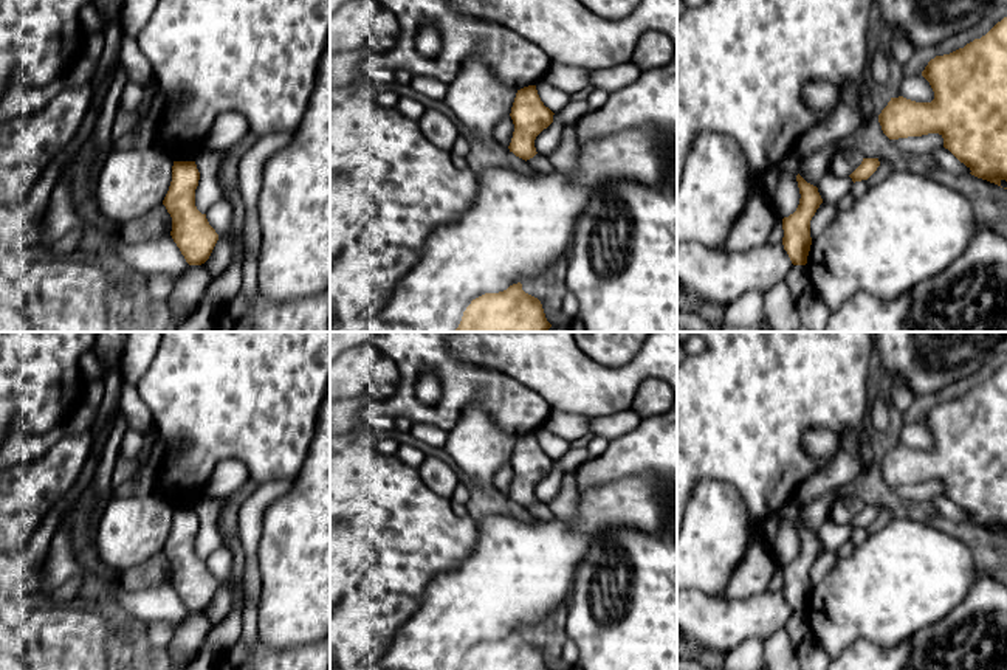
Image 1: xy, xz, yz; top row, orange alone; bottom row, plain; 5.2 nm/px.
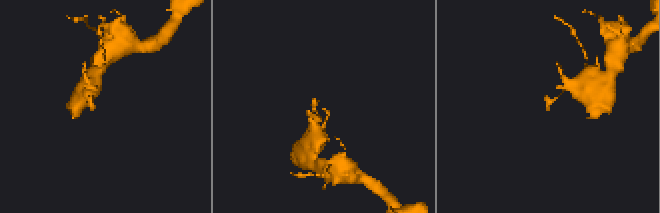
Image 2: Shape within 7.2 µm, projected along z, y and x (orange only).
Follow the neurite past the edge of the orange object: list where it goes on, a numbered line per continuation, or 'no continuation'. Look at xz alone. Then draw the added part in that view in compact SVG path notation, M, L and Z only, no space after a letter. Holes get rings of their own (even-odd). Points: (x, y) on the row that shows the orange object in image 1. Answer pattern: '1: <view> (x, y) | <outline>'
no continuation

